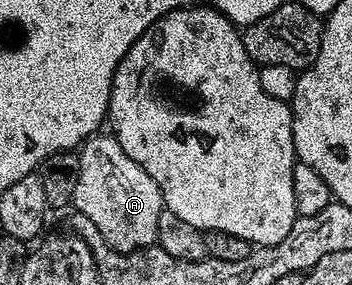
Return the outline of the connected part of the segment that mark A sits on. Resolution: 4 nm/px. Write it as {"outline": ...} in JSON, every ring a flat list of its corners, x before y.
{"outline":[[93,134,79,149,80,173,72,204,81,216,98,226,98,234,119,252,135,252,156,244,158,218,166,211,158,182,122,150,111,134]]}

